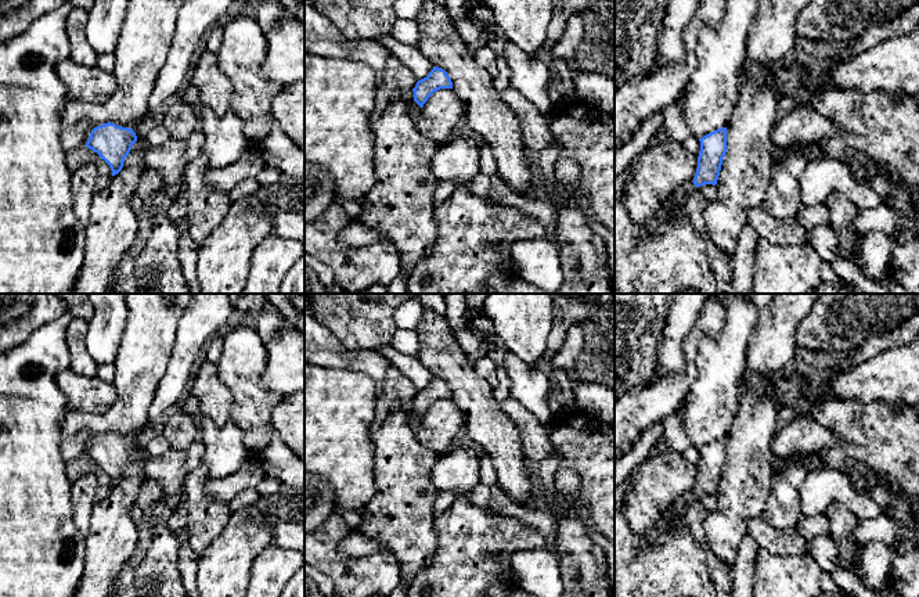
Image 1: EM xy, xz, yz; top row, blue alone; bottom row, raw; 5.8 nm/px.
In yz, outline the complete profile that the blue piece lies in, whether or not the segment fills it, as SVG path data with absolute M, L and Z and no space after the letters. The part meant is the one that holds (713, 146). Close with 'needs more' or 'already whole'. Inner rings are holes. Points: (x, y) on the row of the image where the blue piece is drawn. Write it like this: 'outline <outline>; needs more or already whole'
outline M727 127L699 141L693 180L663 202L660 223L652 233L633 222L615 195L615 294L716 292L707 245L696 233L685 204L696 187L717 184L727 152Z; needs more

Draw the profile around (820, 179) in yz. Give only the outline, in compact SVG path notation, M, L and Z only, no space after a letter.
M835 155L810 162L800 177L800 188L801 201L807 206L825 205L835 191L846 194L862 211L884 204L880 195L859 184L844 162Z

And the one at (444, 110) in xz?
M453 89L435 91L421 108L415 122L418 132L433 143L446 143L465 118L465 105Z

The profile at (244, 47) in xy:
M237 11L223 22L223 28L223 42L216 55L221 72L233 84L230 107L244 122L249 143L256 143L269 133L274 119L273 100L285 84L260 76L267 43L251 11Z

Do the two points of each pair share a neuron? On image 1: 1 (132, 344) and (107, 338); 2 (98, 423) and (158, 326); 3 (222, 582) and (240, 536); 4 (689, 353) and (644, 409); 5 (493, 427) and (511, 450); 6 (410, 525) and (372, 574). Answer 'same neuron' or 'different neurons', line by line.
1: different neurons
2: same neuron
3: same neuron
4: same neuron
5: same neuron
6: different neurons

